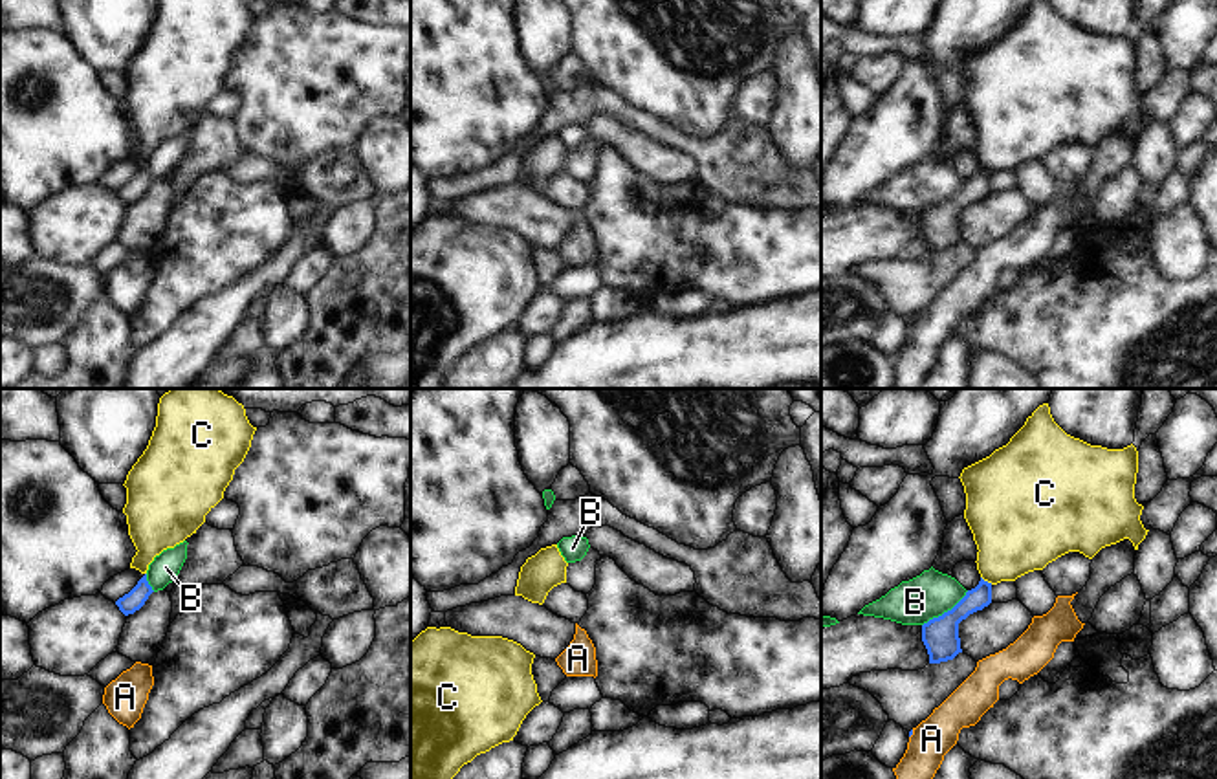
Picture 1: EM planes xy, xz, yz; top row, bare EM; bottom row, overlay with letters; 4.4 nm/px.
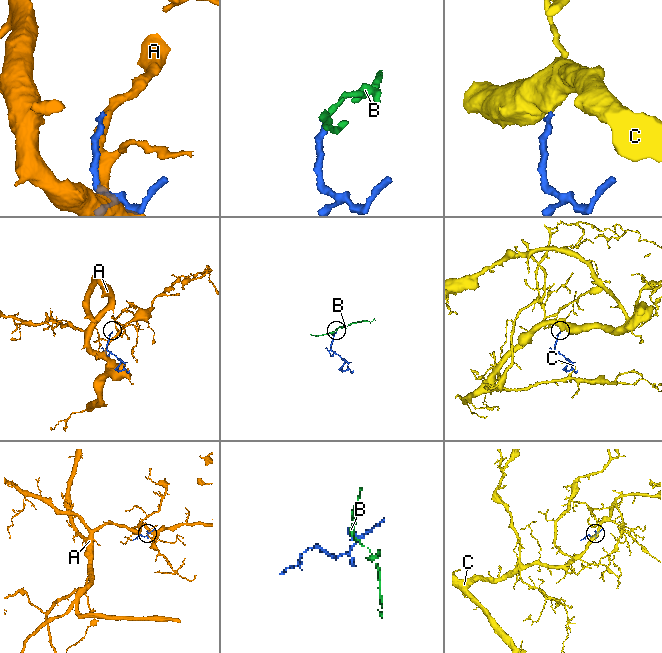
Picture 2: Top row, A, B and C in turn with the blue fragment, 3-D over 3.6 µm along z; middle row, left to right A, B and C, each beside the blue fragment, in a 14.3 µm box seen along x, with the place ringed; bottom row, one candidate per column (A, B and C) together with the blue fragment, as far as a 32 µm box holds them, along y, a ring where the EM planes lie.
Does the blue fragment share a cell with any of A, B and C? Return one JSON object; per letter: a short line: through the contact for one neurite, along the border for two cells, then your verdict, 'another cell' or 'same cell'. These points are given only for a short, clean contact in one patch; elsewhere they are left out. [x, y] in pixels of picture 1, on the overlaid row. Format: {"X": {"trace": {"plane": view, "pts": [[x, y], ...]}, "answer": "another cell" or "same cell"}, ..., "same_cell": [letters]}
{"A": {"answer": "another cell"}, "B": {"trace": {"plane": "yz", "pts": [[968, 591], [950, 609], [922, 625]]}, "answer": "another cell"}, "C": {"trace": {"plane": "yz", "pts": [[977, 598], [986, 581], [1014, 532]]}, "answer": "same cell"}, "same_cell": ["C"]}

